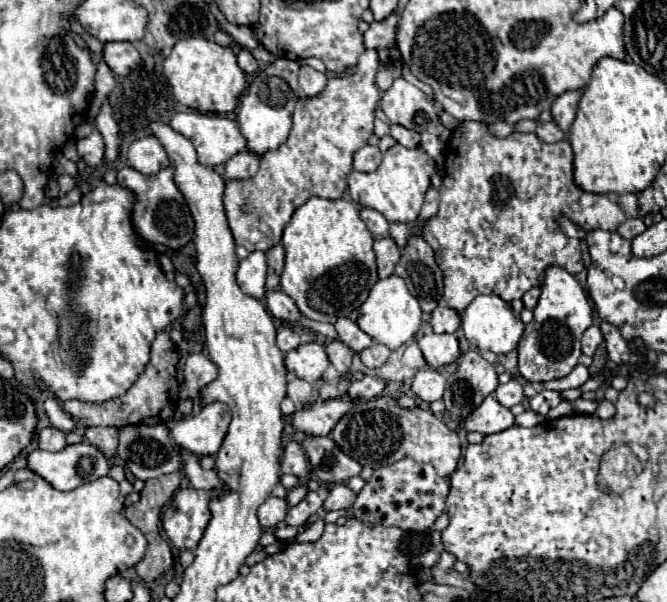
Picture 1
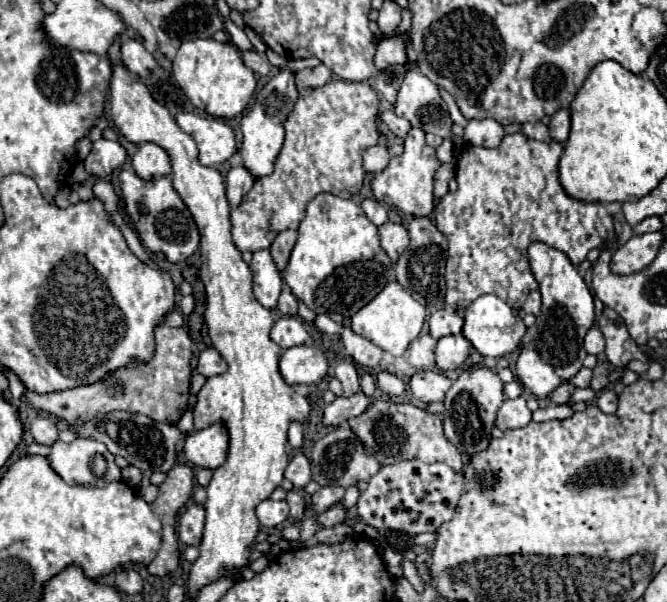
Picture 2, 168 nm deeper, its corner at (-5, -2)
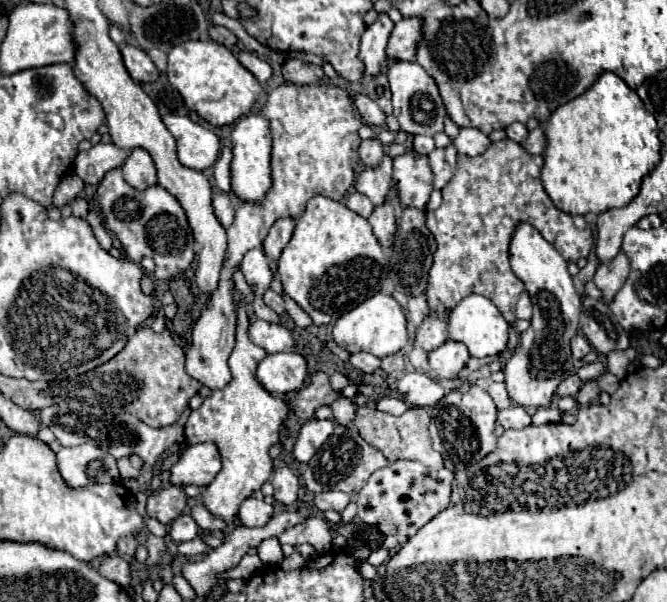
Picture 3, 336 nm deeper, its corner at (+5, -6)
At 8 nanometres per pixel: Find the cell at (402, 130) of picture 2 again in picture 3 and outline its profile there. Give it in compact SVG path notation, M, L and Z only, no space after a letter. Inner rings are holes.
M356 92L352 96L352 100L354 100L354 106L358 108L358 112L360 112L360 116L366 124L374 124L374 126L384 126L386 124L386 114L366 94Z

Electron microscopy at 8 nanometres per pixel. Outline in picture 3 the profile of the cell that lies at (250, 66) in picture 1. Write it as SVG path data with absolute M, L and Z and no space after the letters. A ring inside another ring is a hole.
M240 52L240 54L238 54L238 60L240 60L240 64L246 66L262 84L272 76L272 66L270 66L266 60L262 60L262 58L258 58L258 56L250 54L250 52Z

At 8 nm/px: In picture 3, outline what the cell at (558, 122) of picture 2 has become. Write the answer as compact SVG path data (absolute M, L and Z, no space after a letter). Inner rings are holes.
M542 126L534 128L534 130L528 134L528 138L526 138L526 142L524 142L522 146L524 146L526 152L530 152L530 154L542 154L542 152L544 152L544 146L546 146L546 136L544 136Z

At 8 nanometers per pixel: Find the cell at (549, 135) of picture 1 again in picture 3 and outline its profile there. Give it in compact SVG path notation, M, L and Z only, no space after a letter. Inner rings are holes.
M516 122L516 124L510 124L510 126L506 128L506 134L508 134L510 140L522 144L522 142L526 140L526 136L528 136L528 130L526 130L524 124L518 124L518 122Z

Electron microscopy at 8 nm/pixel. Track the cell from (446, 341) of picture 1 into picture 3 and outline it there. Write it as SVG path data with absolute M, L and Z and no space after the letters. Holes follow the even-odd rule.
M446 340L440 348L428 354L430 370L436 378L456 378L468 364L470 354L462 342Z

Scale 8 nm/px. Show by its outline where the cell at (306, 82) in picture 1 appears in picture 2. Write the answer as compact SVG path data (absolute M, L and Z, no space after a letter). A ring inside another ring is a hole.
M320 64L314 68L304 68L296 72L296 86L298 88L320 88L332 80L332 72Z

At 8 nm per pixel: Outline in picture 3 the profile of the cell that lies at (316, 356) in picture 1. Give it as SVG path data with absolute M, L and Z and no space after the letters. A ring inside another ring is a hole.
M296 352L268 354L256 372L258 384L270 394L286 394L302 388L308 376L306 360Z

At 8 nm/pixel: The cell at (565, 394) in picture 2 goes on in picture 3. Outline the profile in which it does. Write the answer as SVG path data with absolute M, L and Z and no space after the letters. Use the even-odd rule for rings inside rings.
M570 374L568 378L564 378L558 386L558 396L576 396L576 392L580 390L582 386L582 380L576 376L576 374Z

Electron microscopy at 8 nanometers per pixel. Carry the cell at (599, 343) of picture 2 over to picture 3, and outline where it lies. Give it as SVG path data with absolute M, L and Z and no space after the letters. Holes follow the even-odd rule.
M578 332L578 334L570 340L570 346L572 346L572 356L574 356L574 360L582 360L582 358L592 350L590 342L586 340L586 336L582 336L582 332Z

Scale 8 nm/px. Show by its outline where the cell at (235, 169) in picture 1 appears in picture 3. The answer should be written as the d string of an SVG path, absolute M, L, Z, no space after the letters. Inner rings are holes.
M218 192L214 194L212 198L212 206L214 206L214 214L216 218L220 220L220 224L224 228L230 228L230 224L234 222L234 204L238 202L238 196L236 194L224 194L224 192Z

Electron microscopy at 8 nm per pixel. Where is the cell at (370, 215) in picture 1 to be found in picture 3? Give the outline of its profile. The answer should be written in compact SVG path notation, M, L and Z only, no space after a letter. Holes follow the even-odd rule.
M352 192L352 194L348 194L348 198L346 198L346 206L348 206L350 210L354 210L356 214L364 216L364 218L368 218L370 212L374 210L374 204L372 204L364 194L360 194L360 192Z

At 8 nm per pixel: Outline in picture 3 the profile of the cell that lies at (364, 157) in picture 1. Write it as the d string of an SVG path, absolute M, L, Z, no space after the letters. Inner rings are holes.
M370 138L370 140L362 140L358 152L360 152L360 160L362 160L366 166L374 168L374 166L378 166L378 164L382 162L384 146L382 146L382 142L380 142L378 138Z

